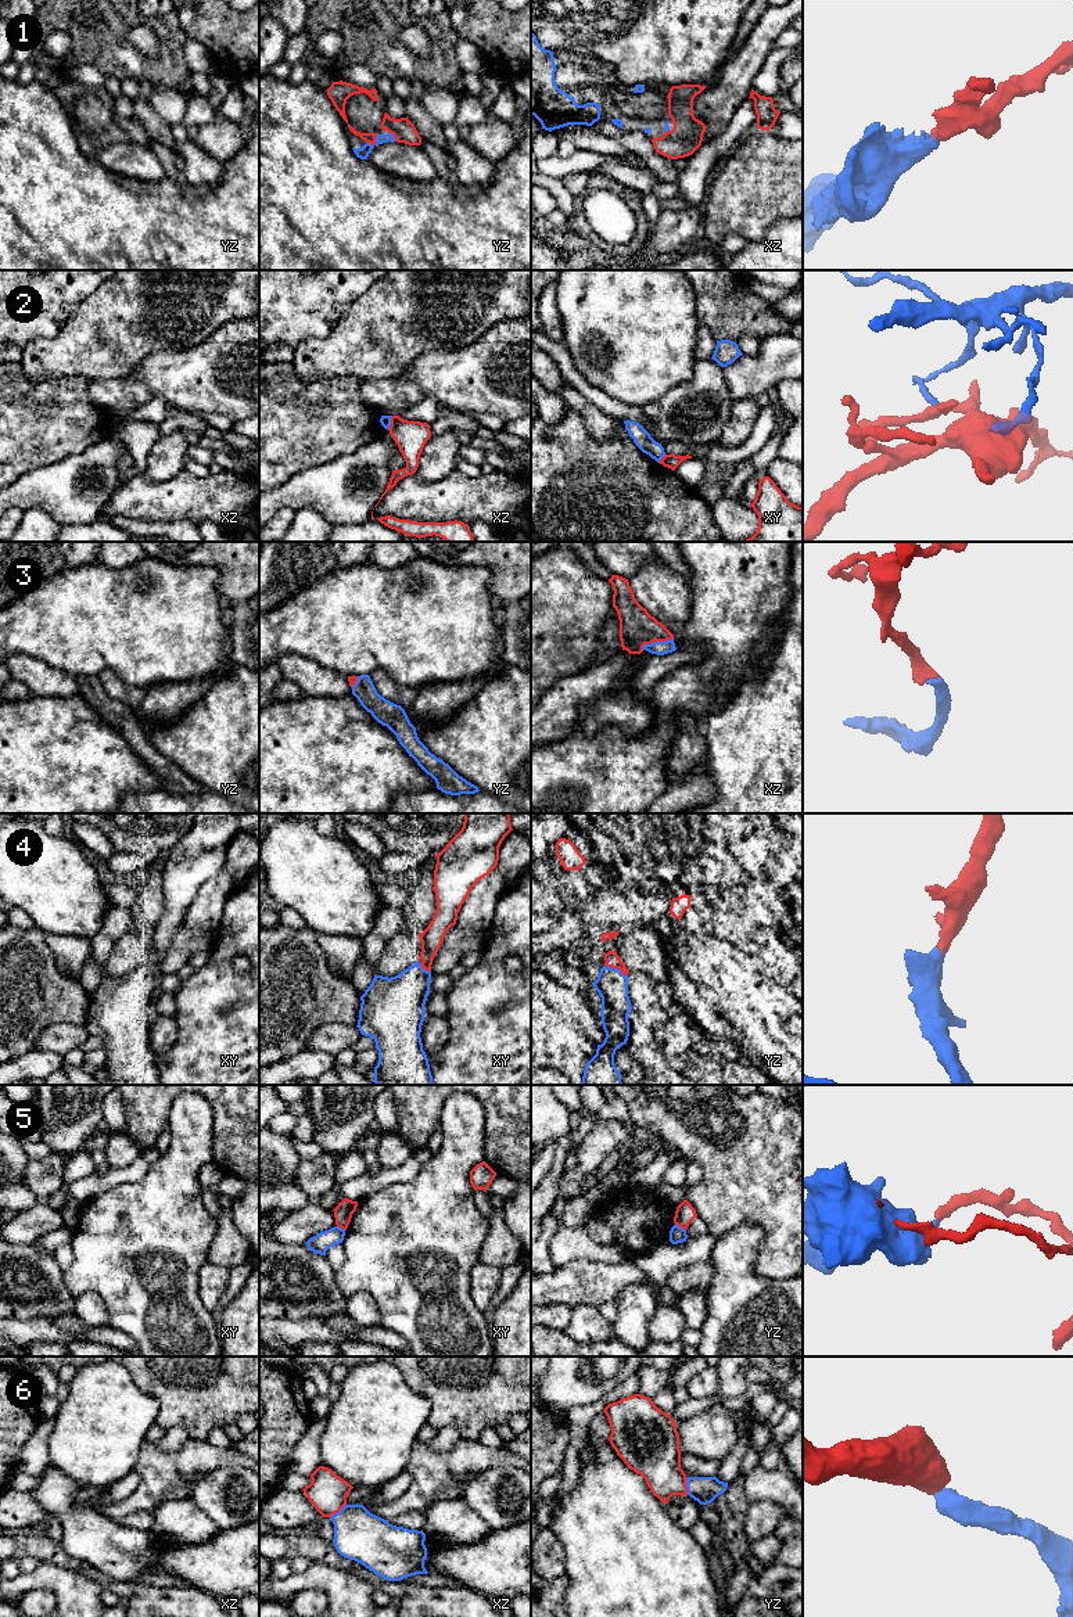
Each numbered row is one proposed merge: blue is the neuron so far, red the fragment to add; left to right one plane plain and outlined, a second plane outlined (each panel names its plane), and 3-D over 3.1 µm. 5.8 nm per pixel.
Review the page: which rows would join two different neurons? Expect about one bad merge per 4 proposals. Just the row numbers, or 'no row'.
2, 5

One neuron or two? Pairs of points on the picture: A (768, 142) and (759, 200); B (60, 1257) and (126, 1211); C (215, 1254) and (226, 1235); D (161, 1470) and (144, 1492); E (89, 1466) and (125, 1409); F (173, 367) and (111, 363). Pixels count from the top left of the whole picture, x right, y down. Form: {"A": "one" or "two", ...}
{"A": "one", "B": "two", "C": "one", "D": "one", "E": "one", "F": "two"}

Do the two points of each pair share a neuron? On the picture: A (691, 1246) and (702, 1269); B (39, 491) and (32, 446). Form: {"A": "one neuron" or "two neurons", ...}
{"A": "two neurons", "B": "two neurons"}

